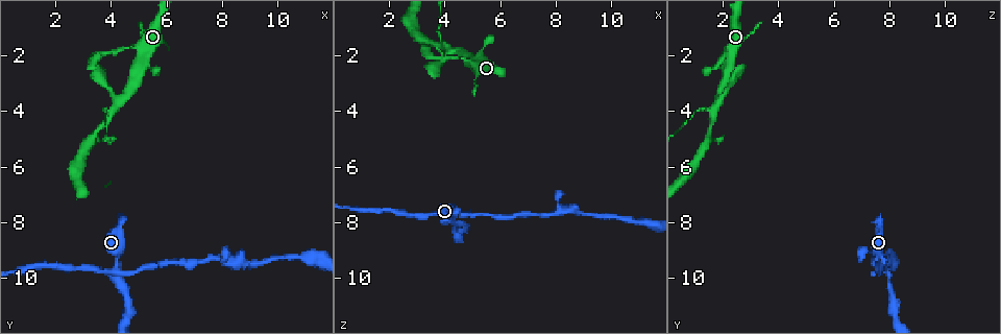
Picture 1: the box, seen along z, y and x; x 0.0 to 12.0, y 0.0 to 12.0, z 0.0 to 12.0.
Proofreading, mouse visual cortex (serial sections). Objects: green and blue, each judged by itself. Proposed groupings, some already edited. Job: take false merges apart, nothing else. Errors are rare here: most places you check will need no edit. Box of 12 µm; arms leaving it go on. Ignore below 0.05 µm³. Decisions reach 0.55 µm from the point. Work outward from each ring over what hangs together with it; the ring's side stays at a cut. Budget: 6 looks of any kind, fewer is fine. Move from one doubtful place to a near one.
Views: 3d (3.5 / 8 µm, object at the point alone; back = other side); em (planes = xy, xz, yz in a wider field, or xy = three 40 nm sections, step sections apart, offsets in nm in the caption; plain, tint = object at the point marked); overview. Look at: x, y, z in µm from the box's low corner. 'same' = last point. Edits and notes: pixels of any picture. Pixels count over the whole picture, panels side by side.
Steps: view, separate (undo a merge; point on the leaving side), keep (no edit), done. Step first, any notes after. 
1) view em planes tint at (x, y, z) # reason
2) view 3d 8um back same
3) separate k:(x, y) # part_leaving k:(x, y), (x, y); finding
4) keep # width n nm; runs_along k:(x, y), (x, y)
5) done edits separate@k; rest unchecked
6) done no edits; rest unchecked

view 3d 3.5um at (4.5, 1.7, 2.1) # sudden change in width

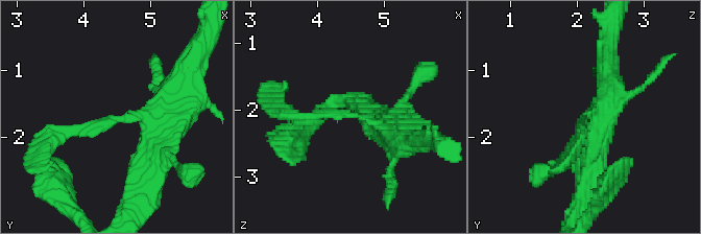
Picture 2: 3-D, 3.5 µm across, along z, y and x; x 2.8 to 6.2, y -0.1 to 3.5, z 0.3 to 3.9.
view em xy step 2 tint at (4.55, 1.70, 2.10)

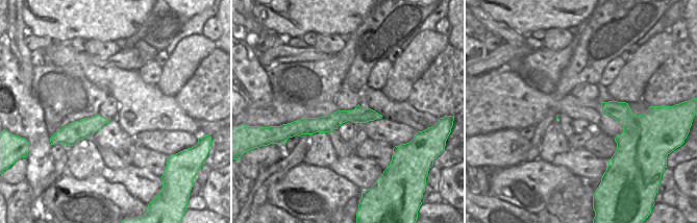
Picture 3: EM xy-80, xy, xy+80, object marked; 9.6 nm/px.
view em planes tint same

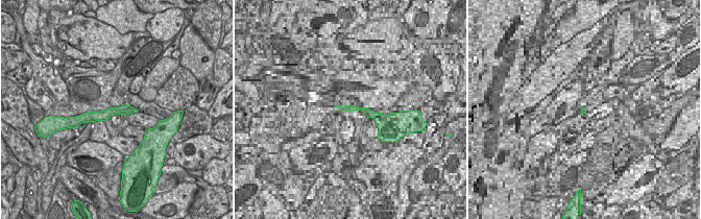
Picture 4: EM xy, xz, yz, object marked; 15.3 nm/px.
keep # arm_widths 150, 400 nm; runs_along 2:(176, 97), (161, 114), (54, 136); continuous, no second cell

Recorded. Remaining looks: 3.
view 3d 3.5um at (3.8, 3.9, 1.4) # three-way junction

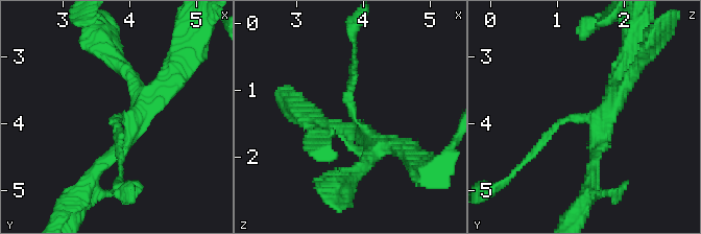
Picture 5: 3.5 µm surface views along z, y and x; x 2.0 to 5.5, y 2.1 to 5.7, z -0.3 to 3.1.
view em xy step 1 tint at (3.80, 3.90, 1.35) # arms 3; arm_widths 100, 200, 250 nm; now the EM

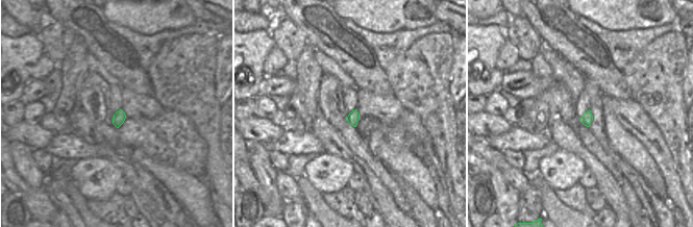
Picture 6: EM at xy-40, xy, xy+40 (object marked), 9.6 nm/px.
keep # runs_along 5:(614, 92), (604, 123), (566, 117), (526, 159); all the same cell

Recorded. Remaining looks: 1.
done no edits; rest unchecked

